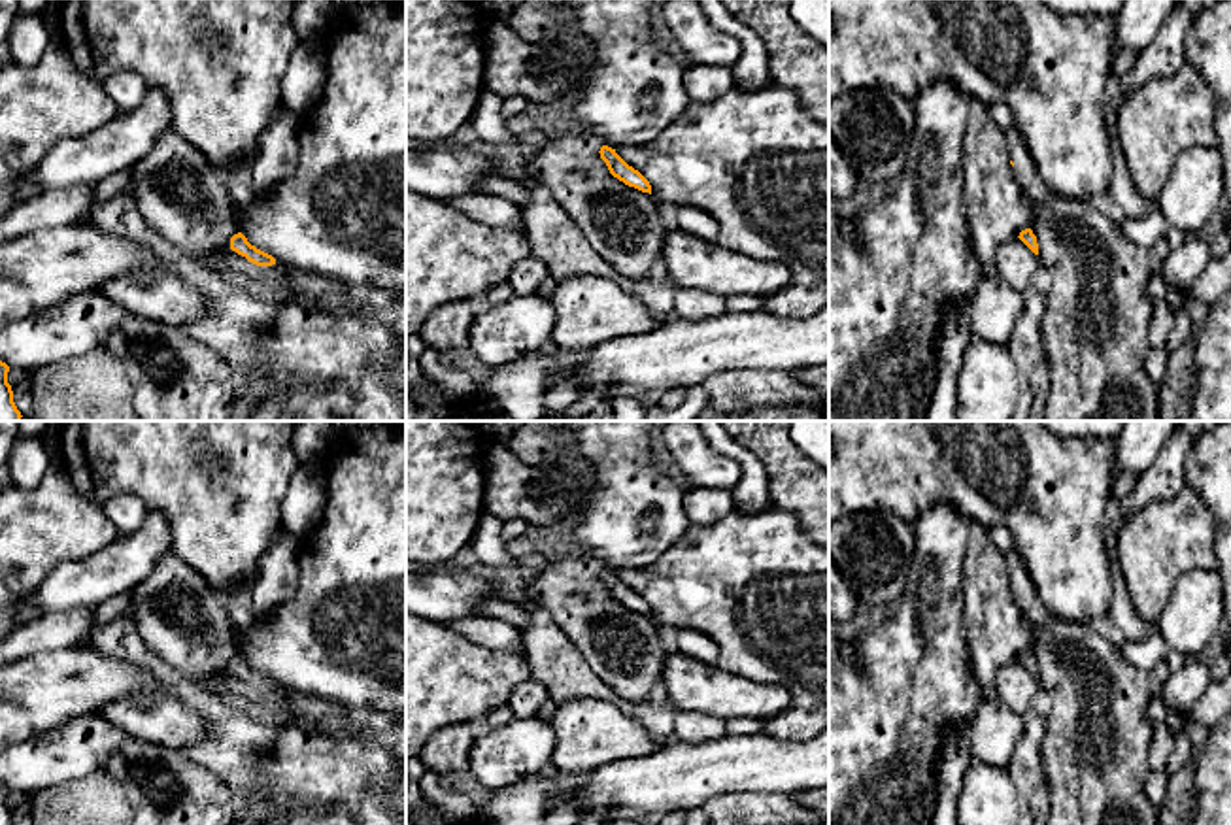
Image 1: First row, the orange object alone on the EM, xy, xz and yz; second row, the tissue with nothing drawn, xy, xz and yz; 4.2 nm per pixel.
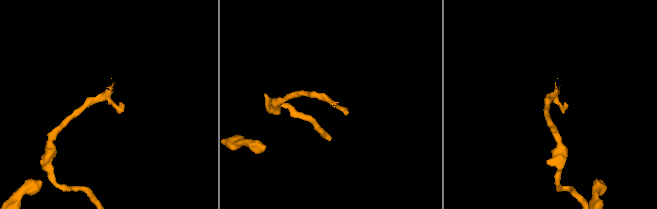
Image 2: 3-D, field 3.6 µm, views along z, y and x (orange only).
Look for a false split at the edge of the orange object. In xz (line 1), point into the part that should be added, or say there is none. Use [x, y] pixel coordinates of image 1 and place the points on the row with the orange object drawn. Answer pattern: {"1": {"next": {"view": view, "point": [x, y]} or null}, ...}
{"1": {"next": null}}

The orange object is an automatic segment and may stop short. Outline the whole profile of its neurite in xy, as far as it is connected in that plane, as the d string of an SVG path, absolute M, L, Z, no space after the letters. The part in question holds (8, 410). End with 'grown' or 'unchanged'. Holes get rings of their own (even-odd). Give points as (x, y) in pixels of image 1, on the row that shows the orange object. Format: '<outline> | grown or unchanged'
M0 361L0 421L21 421L21 412L13 402L13 391L8 383L9 366Z | unchanged

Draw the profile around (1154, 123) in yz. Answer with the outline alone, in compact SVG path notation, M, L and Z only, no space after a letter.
M1186 62L1176 74L1150 79L1121 100L1114 138L1135 191L1154 204L1184 149L1218 147L1214 93Z

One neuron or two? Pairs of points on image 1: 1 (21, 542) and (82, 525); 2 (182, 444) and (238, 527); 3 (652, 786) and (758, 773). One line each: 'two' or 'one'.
1: one
2: one
3: one

